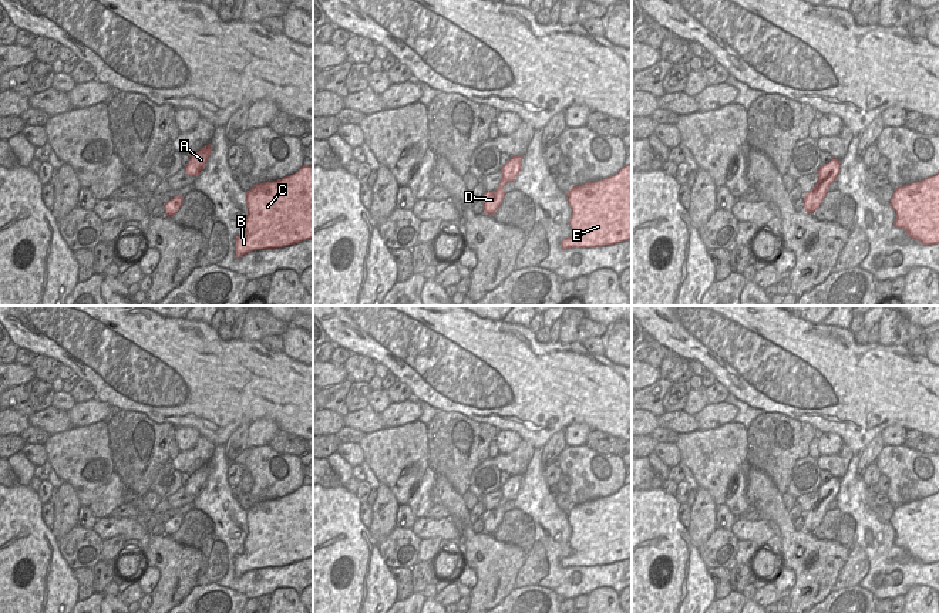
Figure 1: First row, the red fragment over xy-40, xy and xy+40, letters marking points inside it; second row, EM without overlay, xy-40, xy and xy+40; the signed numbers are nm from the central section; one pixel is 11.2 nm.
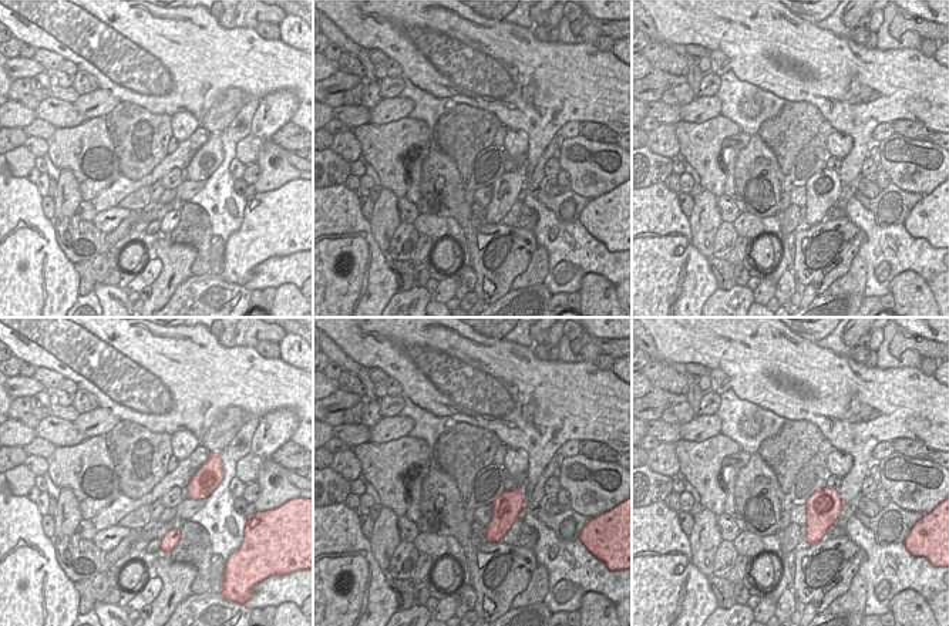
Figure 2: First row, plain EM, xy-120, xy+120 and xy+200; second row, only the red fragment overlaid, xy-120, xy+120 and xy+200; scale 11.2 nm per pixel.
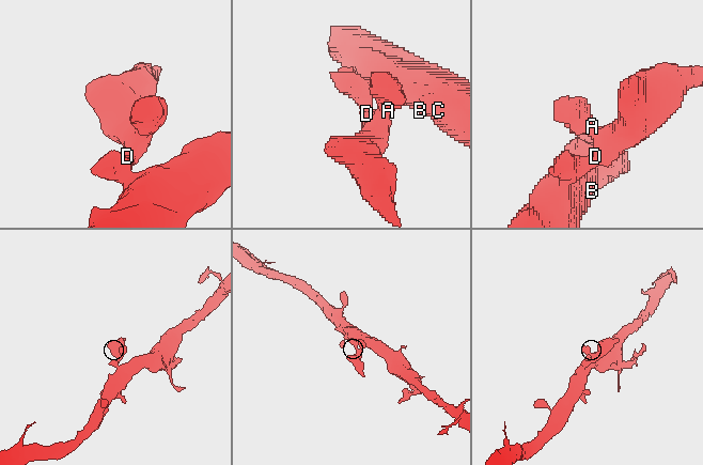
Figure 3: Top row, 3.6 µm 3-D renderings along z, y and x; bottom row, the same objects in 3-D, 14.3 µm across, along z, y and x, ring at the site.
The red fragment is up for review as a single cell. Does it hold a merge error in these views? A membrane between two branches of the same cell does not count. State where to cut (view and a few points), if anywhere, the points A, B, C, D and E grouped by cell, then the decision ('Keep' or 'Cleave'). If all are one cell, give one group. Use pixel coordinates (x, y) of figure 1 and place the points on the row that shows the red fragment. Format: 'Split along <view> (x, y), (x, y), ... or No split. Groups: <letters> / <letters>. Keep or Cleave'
No split. Groups: A B C D E. Keep

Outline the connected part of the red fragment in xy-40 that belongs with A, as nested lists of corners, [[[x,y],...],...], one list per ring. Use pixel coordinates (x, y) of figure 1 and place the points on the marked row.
[[[208,144],[202,149],[199,149],[198,152],[195,152],[193,155],[189,156],[189,162],[184,168],[185,172],[189,176],[195,176],[196,178],[201,174],[201,171],[205,168],[209,155],[211,155],[211,146]]]

